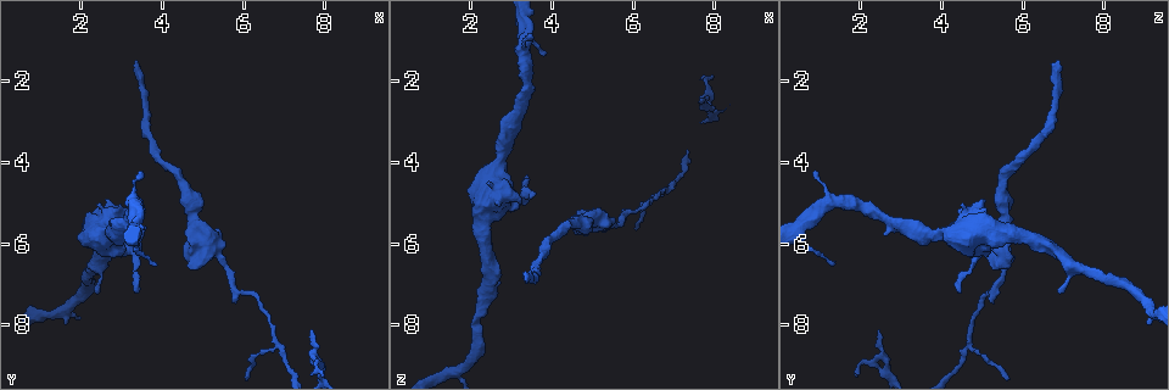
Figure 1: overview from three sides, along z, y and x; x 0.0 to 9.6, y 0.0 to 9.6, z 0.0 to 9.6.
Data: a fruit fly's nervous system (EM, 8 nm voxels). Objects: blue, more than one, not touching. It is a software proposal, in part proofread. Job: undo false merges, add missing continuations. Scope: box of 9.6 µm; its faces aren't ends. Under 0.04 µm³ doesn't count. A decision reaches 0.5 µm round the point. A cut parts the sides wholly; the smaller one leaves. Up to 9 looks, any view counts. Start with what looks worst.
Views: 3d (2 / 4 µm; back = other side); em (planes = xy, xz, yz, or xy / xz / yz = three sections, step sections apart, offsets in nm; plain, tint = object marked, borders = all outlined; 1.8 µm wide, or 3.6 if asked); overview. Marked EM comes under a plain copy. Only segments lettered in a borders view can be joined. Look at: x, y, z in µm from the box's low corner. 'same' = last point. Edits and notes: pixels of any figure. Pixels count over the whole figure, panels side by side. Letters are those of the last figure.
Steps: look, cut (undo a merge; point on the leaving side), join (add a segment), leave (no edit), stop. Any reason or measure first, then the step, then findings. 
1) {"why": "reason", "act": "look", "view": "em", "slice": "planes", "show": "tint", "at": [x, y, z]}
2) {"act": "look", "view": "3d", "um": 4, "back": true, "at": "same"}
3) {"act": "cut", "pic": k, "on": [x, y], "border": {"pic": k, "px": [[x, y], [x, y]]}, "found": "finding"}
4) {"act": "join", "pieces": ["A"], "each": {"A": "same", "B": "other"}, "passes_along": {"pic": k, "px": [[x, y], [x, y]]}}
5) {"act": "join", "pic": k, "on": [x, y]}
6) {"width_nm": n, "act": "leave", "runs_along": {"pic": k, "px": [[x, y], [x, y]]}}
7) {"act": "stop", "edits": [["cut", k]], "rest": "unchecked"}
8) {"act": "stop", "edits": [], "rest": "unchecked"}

{"why": "tapers out", "act": "look", "view": "em", "slice": "yz", "step": 16, "show": "borders", "at": [3.35, 1.50, 6.95]}

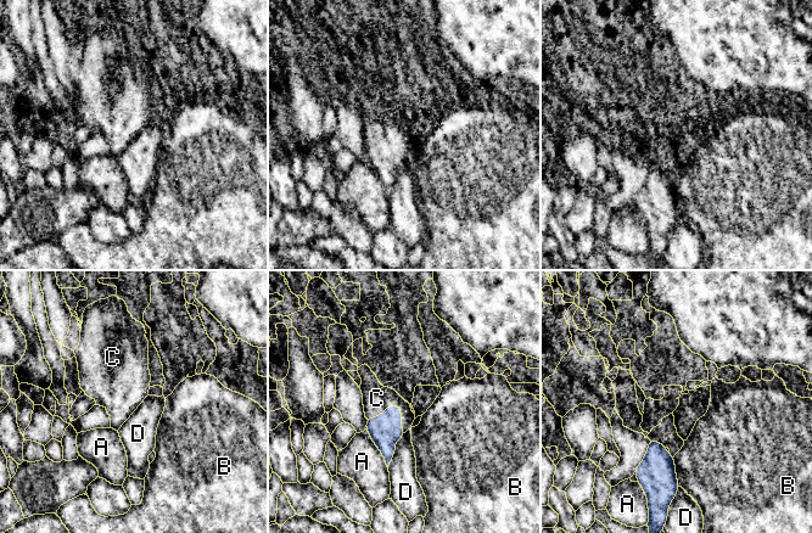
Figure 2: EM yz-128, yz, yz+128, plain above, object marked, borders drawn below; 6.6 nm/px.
{"why": "another direction", "act": "look", "view": "em", "slice": "planes", "show": "borders", "at": "same"}

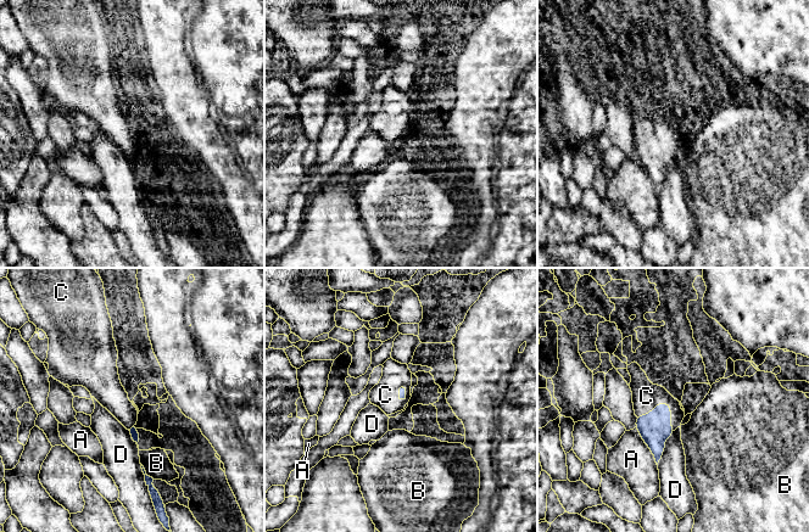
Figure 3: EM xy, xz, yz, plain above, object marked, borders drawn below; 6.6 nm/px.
{"act": "join", "pieces": ["C"], "each": {"A": "other", "B": "other", "C": "same", "D": "other"}, "passes_along": {"pic": 3, "px": [[654, 429], [665, 403], [646, 396]]}, "found": "it goes on there"}

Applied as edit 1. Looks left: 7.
{"why": "free end", "act": "look", "view": "em", "slice": "planes", "show": "borders", "at": [4.65, 6.65, 5.25]}

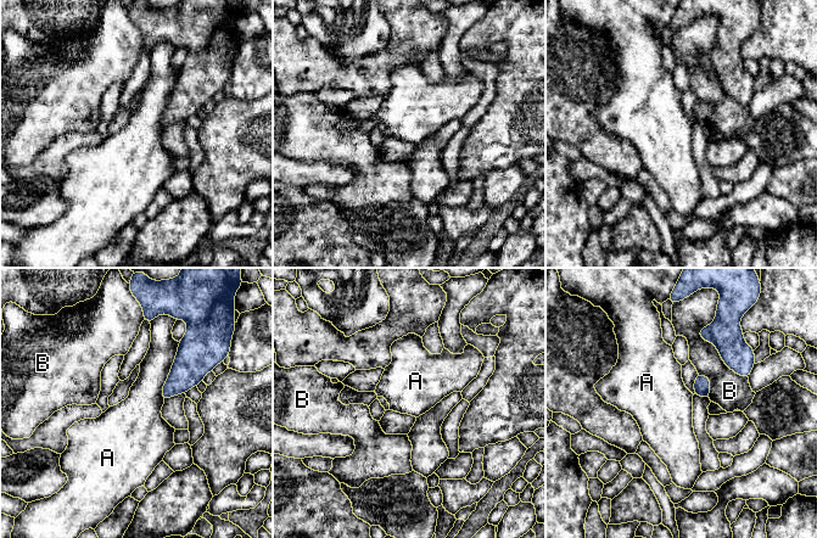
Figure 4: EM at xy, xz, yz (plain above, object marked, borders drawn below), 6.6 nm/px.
{"act": "leave", "each": {"A": "other", "B": "other"}, "border": {"pic": 4, "px": [[180, 341], [162, 387], [163, 401]]}, "found": "none of them fits"}

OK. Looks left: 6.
{"why": "a narrow waist", "act": "look", "view": "3d", "um": 4, "back": true, "at": [2.60, 5.85, 4.35]}

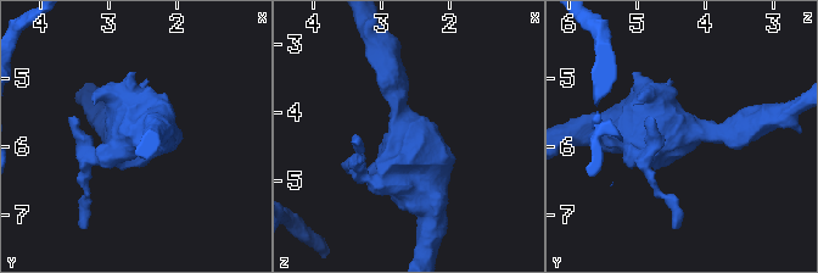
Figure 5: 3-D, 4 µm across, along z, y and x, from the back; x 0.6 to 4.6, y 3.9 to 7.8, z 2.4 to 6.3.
{"act": "look", "view": "em", "um": 3.6, "slice": "xy", "step": 4, "show": "tint", "at": [2.60, 5.80, 4.25]}

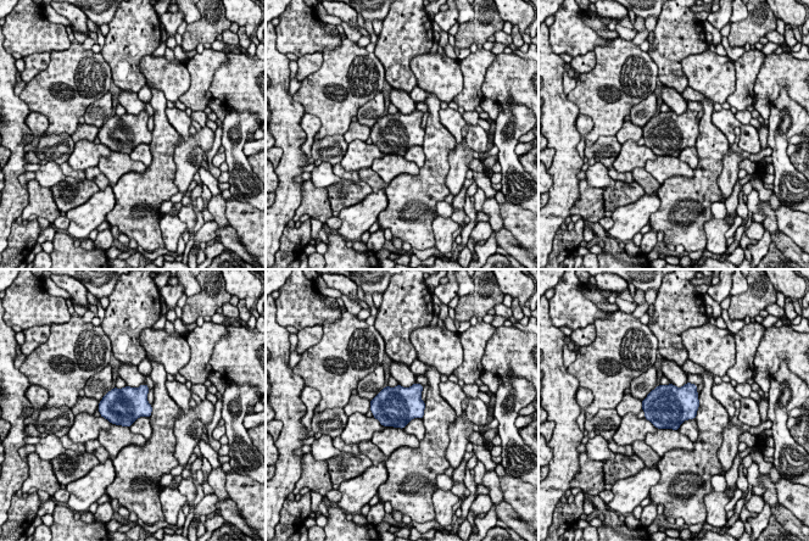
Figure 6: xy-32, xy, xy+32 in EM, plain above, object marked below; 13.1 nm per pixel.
{"act": "look", "view": "em", "um": 3.6, "slice": "planes", "show": "borders", "at": "same"}

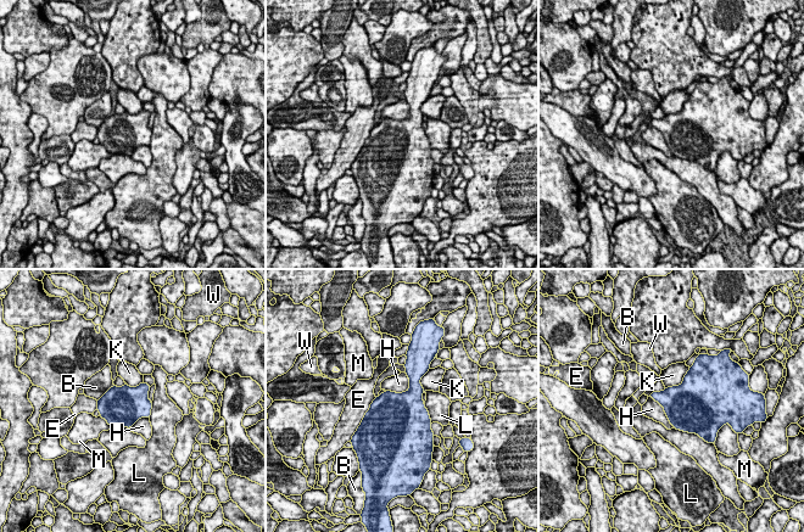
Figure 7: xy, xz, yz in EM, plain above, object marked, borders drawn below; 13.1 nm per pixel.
{"act": "leave", "each": {"B": "other", "E": "other", "H": "other", "K": "other", "L": "other", "M": "other", "W": "other"}, "found": "continuous, no second cell"}

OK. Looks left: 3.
{"act": "look", "view": "3d", "um": 4, "at": [3.85, 6.45, 1.30]}

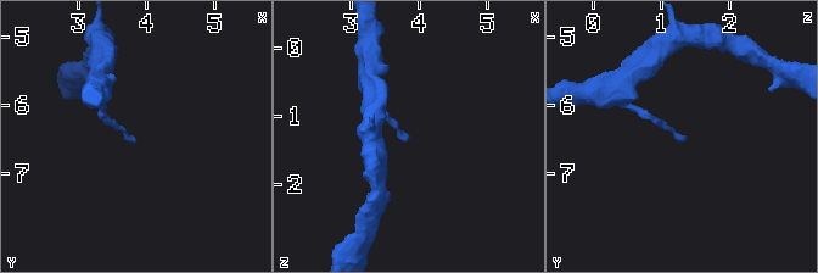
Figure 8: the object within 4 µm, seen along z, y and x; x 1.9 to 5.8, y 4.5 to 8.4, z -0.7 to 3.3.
{"act": "look", "view": "em", "slice": "planes", "show": "tint", "at": [3.85, 6.50, 1.40]}

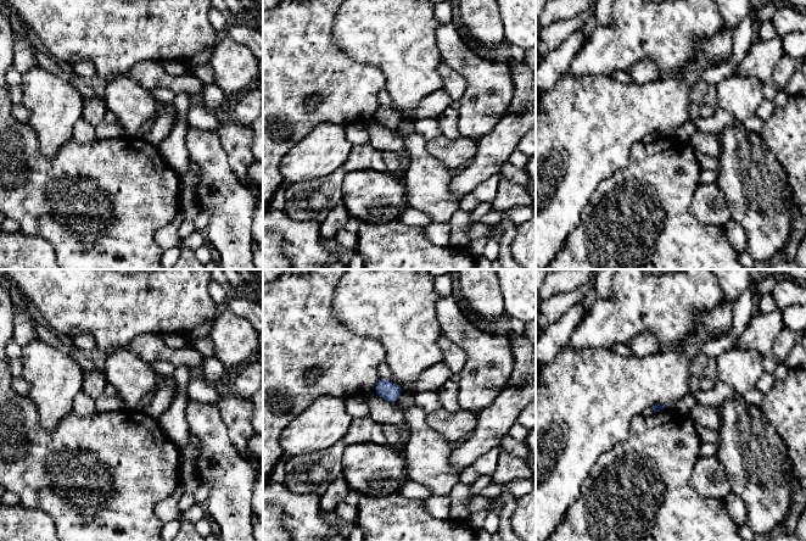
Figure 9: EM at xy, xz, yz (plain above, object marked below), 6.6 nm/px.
{"act": "look", "view": "em", "slice": "planes", "show": "borders", "at": "same"}

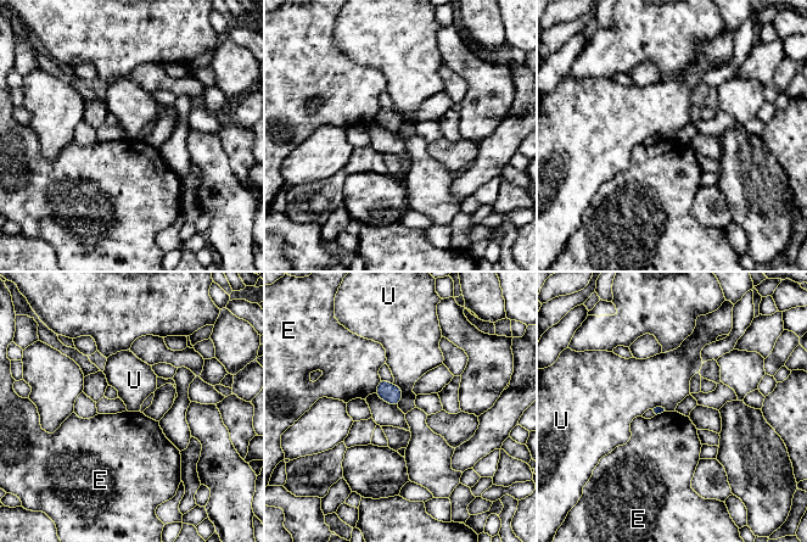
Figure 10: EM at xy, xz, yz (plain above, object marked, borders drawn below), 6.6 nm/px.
{"act": "leave", "each": {"E": "other", "U": "other"}, "found": "no lettered segment goes on from it"}

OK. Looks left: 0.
{"act": "stop", "edits": [["join", 3]], "rest": "unchecked"}

